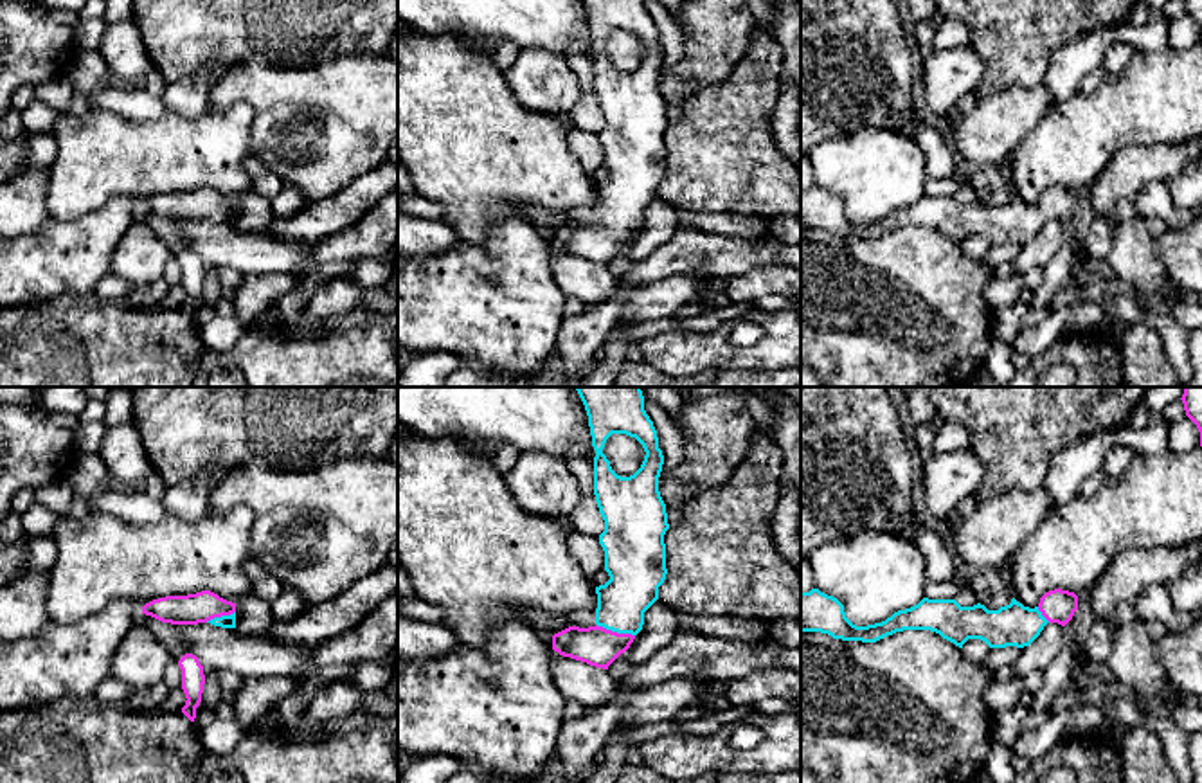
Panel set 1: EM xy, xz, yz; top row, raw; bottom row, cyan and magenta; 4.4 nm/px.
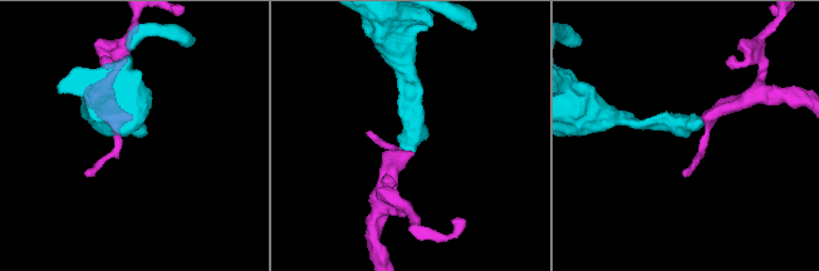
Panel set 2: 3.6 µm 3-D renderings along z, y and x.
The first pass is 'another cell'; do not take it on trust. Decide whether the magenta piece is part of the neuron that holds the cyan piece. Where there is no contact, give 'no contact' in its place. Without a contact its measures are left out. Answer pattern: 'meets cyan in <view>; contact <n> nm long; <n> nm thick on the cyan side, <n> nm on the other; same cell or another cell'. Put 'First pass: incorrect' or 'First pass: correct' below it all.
meets cyan in xz; contact 190 nm long; 220 nm thick on the cyan side, 180 nm on the other; same cell
First pass: incorrect

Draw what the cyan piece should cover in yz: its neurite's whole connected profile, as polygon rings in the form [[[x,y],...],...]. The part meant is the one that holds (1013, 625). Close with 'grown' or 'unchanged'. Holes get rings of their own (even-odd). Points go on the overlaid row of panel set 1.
[[[812,589],[810,592],[801,592],[801,632],[821,632],[842,641],[876,643],[903,630],[930,630],[959,648],[963,648],[968,639],[981,639],[990,648],[1024,648],[1040,635],[1047,623],[1058,623],[1065,626],[1076,610],[1078,596],[1062,589],[1045,592],[1035,608],[1024,607],[1015,598],[1009,605],[1000,607],[999,610],[988,610],[981,603],[973,607],[961,607],[955,599],[923,598],[918,605],[898,610],[882,623],[857,626],[846,617],[844,605],[837,598],[828,596],[819,589]]] | grown

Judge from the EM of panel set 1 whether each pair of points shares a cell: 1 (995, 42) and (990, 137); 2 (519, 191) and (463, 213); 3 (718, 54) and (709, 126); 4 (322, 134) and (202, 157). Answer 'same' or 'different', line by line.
1: different
2: same
3: different
4: different

